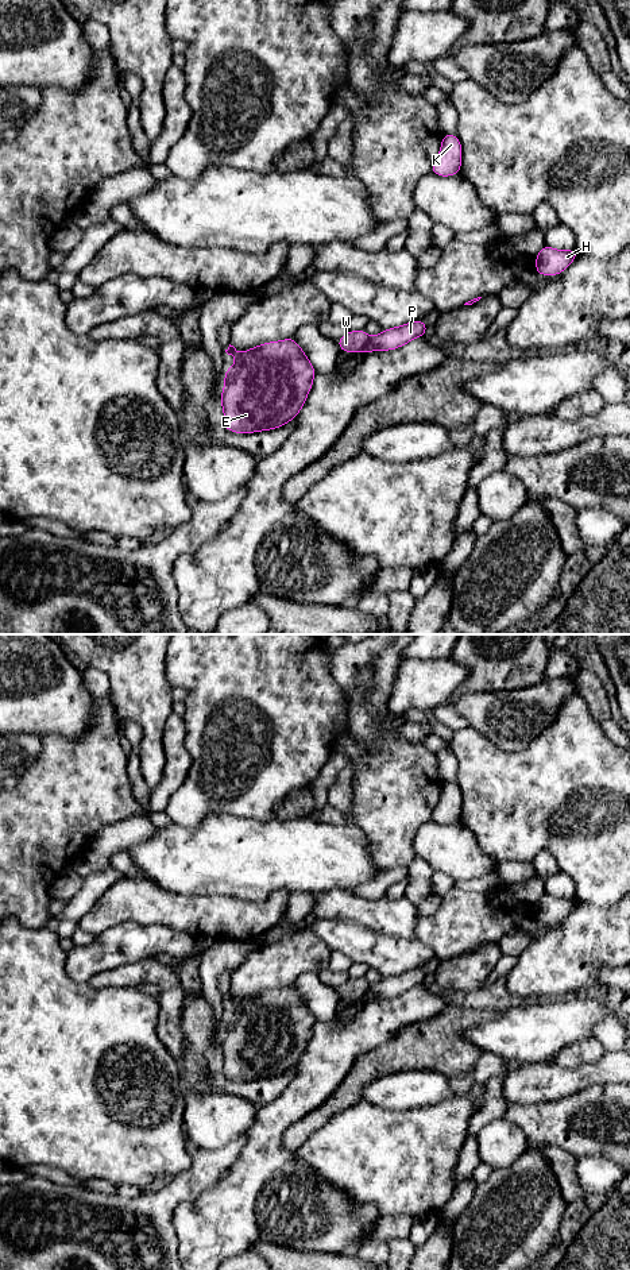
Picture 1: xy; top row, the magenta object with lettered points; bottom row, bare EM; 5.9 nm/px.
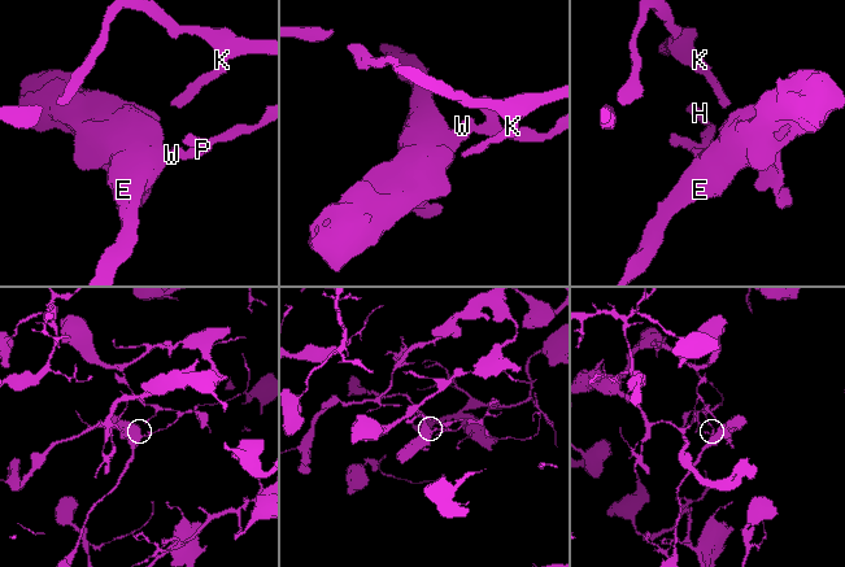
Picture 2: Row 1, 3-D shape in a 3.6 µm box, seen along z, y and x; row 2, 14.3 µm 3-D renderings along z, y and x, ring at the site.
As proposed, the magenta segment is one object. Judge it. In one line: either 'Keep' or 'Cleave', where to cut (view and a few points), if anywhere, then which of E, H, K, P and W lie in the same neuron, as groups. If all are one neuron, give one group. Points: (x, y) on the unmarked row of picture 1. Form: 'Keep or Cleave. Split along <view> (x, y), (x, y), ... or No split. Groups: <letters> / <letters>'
Cleave. Split along xy (370, 985), (363, 999). Groups: E W / H K P

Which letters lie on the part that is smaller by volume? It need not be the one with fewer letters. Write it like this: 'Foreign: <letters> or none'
Foreign: E, W

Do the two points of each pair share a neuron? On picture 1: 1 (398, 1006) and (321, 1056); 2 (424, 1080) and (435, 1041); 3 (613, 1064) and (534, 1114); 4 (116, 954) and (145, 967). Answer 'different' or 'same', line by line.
1: same
2: different
3: different
4: different

